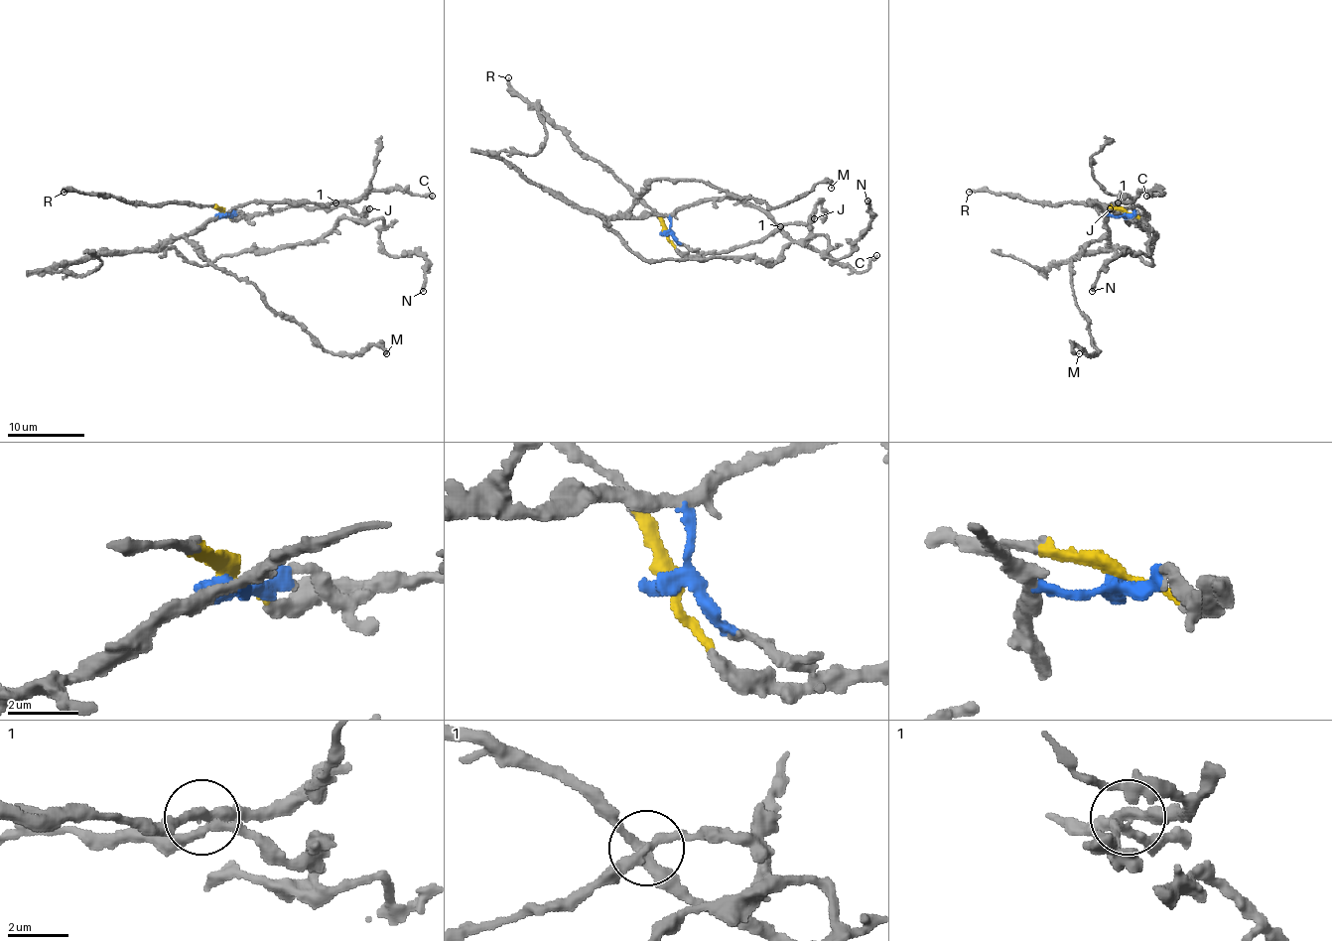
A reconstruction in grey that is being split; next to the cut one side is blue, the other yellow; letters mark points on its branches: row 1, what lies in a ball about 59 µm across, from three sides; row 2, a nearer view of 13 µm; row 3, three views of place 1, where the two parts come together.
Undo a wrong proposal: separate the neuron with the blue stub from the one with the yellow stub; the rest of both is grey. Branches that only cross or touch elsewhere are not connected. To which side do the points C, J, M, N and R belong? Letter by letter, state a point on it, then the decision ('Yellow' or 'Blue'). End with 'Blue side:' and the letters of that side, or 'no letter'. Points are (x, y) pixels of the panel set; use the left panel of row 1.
C: Place: (432, 196). Blue
J: Place: (369, 208). Yellow
M: Place: (386, 353). Blue
N: Place: (423, 291). Blue
R: Place: (64, 192). Yellow
Blue side: C, M, N

